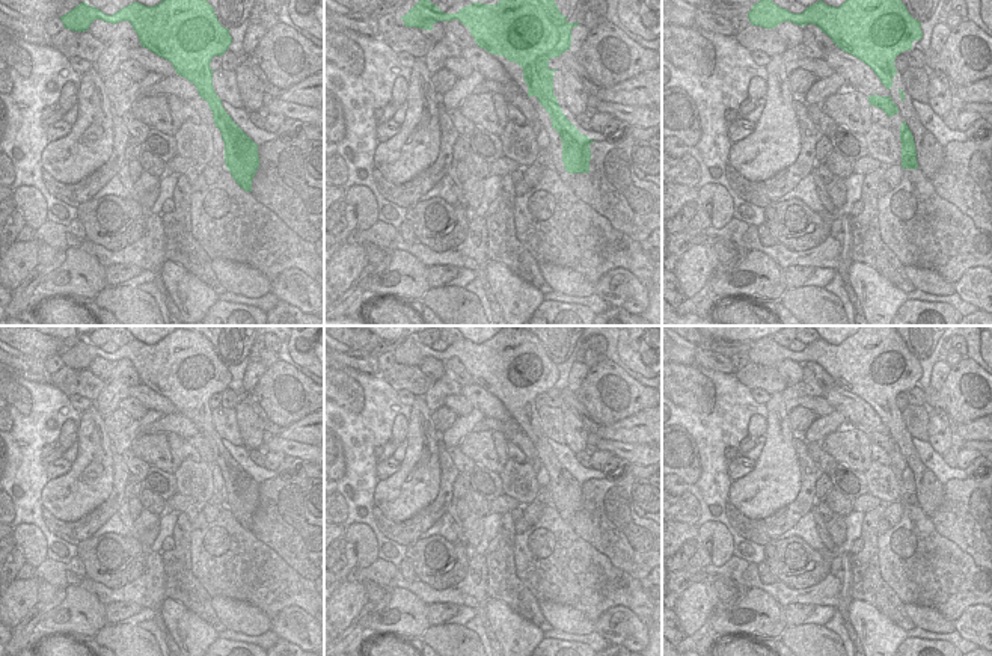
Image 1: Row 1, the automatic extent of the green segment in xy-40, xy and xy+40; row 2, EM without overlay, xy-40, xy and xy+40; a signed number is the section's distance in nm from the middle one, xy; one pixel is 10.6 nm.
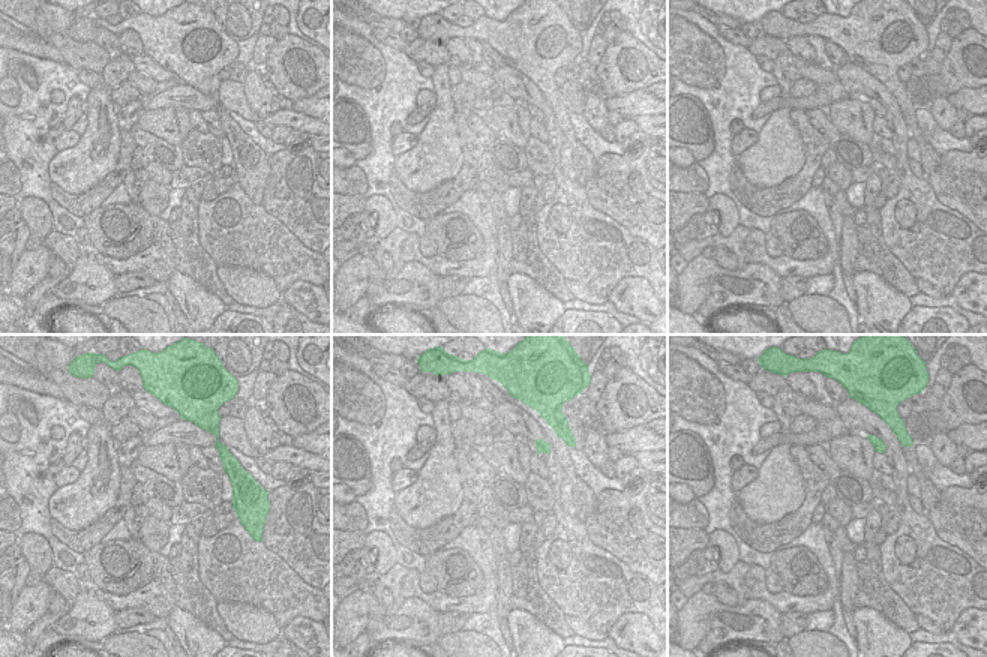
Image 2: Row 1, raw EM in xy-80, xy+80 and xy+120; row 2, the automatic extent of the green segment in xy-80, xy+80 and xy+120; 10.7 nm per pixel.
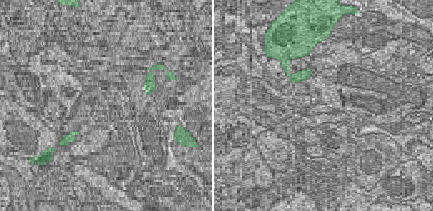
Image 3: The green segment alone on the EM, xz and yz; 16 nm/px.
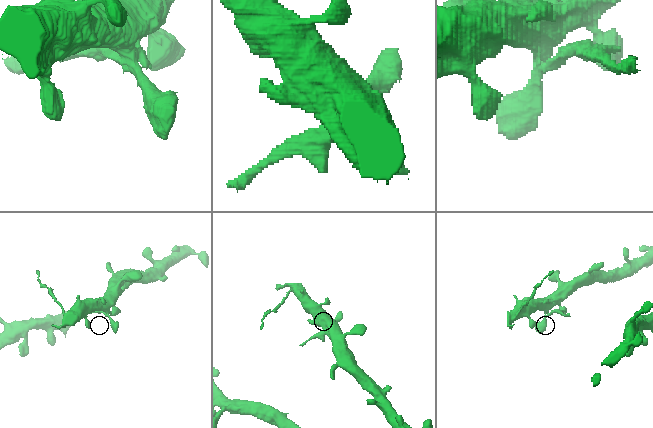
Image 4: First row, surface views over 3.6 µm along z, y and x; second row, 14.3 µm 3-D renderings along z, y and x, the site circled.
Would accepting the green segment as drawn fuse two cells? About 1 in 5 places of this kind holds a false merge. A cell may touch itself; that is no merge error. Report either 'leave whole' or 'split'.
leave whole

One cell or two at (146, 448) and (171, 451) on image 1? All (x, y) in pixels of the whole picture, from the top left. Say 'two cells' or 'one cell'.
one cell

